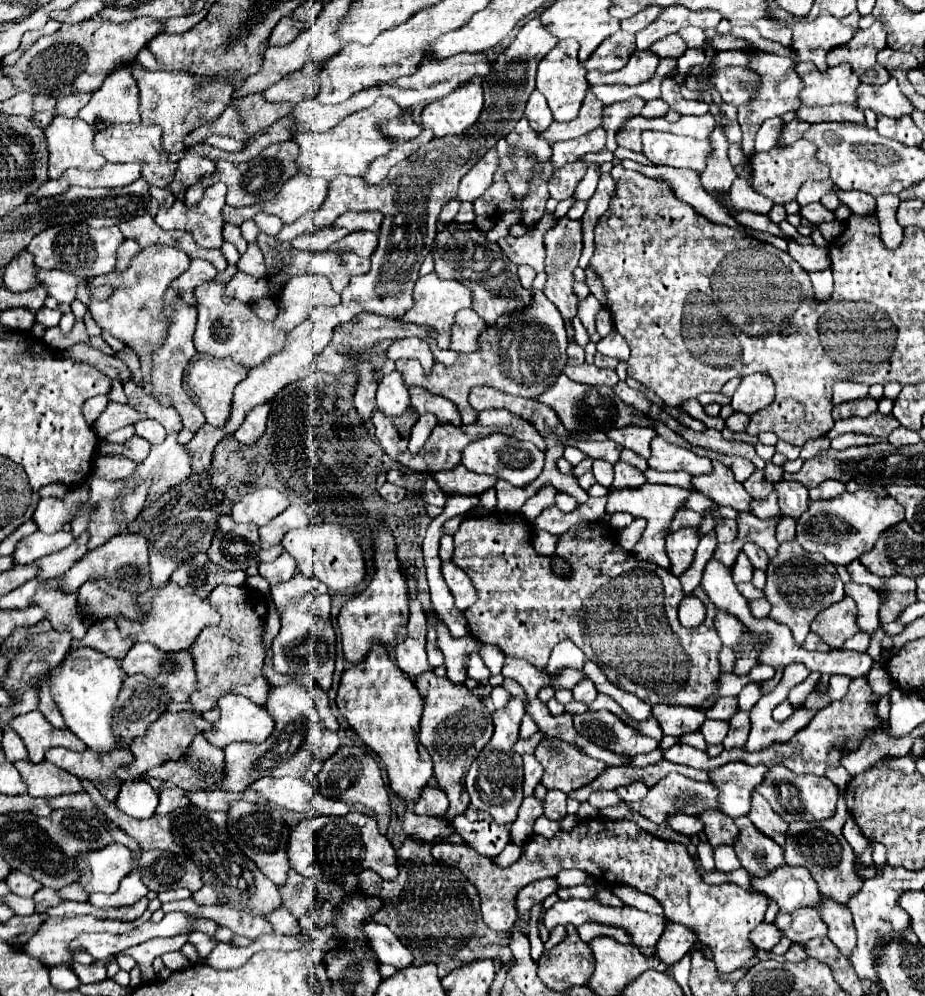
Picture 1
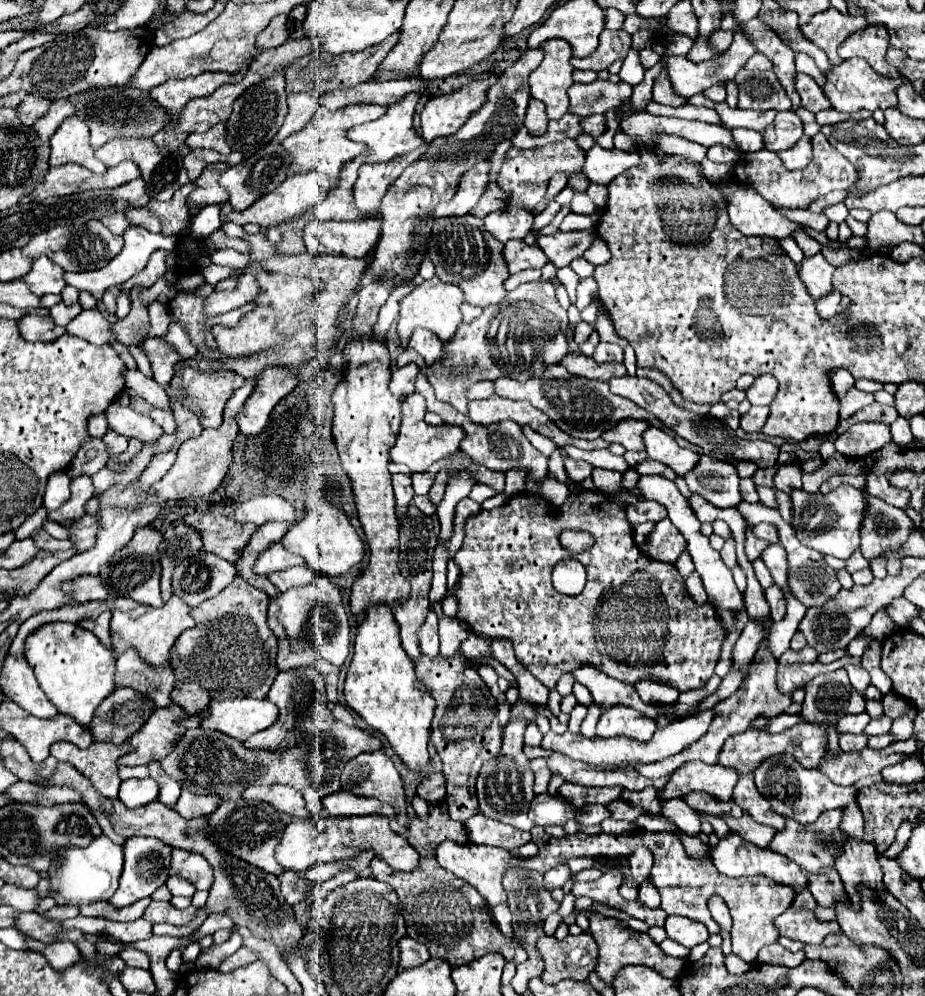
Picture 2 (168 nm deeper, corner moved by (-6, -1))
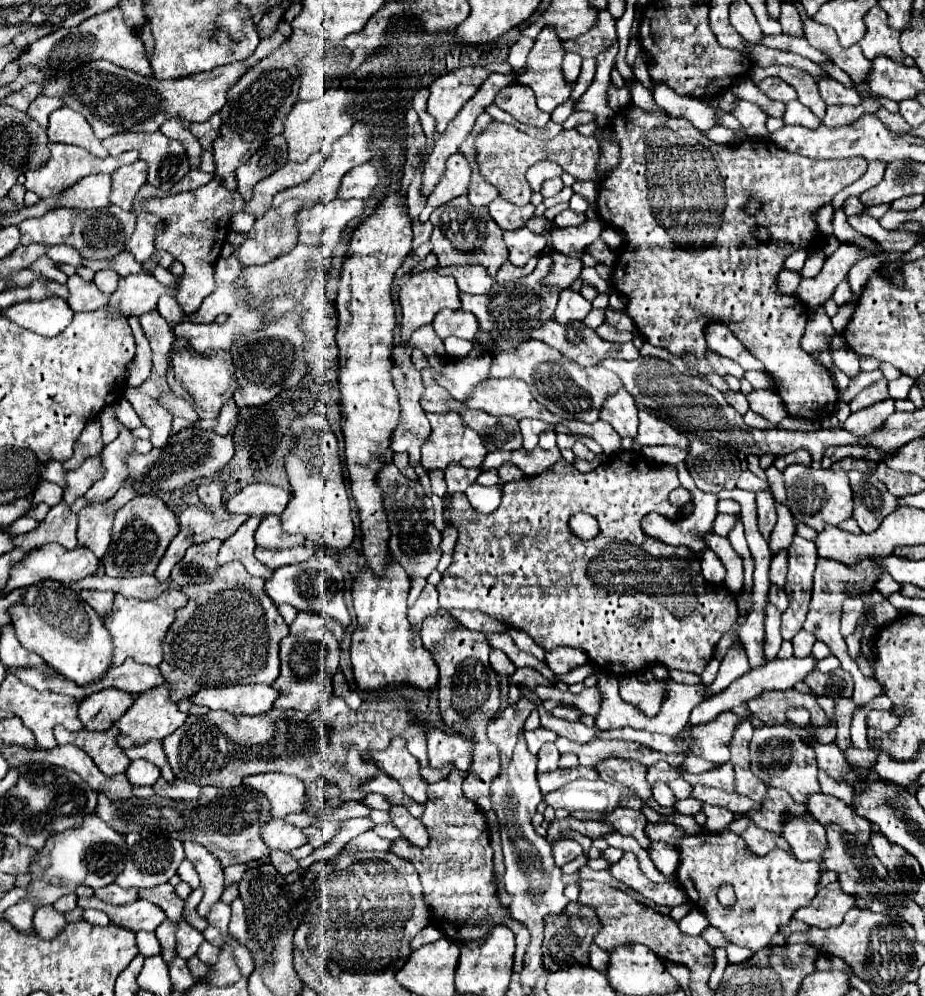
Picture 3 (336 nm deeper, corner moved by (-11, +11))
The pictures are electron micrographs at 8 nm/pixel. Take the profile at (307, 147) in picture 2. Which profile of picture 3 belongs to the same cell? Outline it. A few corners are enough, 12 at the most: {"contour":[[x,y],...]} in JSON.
{"contour":[[354,95],[298,101],[282,131],[288,159],[332,153],[354,125]]}

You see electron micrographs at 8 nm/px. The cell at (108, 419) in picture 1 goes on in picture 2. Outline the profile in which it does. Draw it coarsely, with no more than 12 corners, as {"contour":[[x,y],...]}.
{"contour":[[117,401],[107,407],[109,427],[143,443],[163,429],[151,417]]}

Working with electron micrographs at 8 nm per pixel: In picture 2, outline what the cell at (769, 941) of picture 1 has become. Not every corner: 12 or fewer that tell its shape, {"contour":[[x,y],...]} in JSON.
{"contour":[[787,909],[775,919],[779,935],[821,943],[841,931],[837,921],[819,923],[807,909]]}

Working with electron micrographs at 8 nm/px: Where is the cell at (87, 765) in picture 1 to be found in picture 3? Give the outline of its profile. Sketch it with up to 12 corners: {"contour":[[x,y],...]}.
{"contour":[[56,725],[58,743],[84,749],[108,777],[130,759],[116,743],[116,727],[72,733]]}

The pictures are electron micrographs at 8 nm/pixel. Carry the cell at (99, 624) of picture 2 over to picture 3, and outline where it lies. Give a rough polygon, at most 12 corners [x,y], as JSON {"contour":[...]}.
{"contour":[[82,591],[80,595],[98,615],[110,611],[112,591]]}

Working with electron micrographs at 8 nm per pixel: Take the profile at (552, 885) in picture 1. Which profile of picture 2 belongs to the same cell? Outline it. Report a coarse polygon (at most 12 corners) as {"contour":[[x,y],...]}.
{"contour":[[565,863],[545,873],[543,887],[553,891],[571,877]]}

